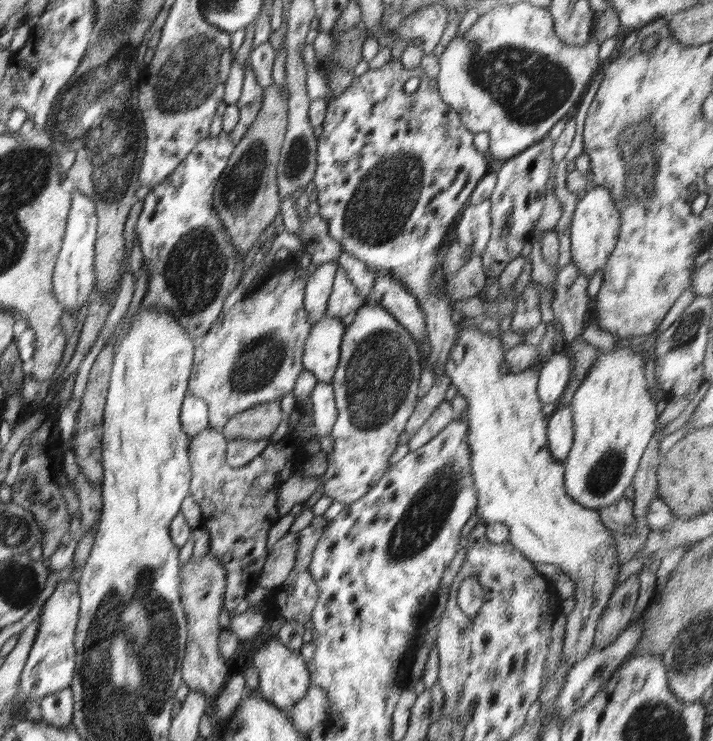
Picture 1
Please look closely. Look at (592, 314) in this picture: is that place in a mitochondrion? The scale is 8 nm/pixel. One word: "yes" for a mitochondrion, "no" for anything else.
no

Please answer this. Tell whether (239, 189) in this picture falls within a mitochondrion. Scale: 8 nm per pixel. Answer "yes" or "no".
yes

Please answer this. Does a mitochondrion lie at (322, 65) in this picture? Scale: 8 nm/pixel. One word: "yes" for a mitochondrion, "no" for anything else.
no

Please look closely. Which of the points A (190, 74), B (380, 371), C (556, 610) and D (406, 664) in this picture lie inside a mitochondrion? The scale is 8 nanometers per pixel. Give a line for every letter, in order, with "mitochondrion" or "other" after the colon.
A: mitochondrion
B: mitochondrion
C: other
D: other

